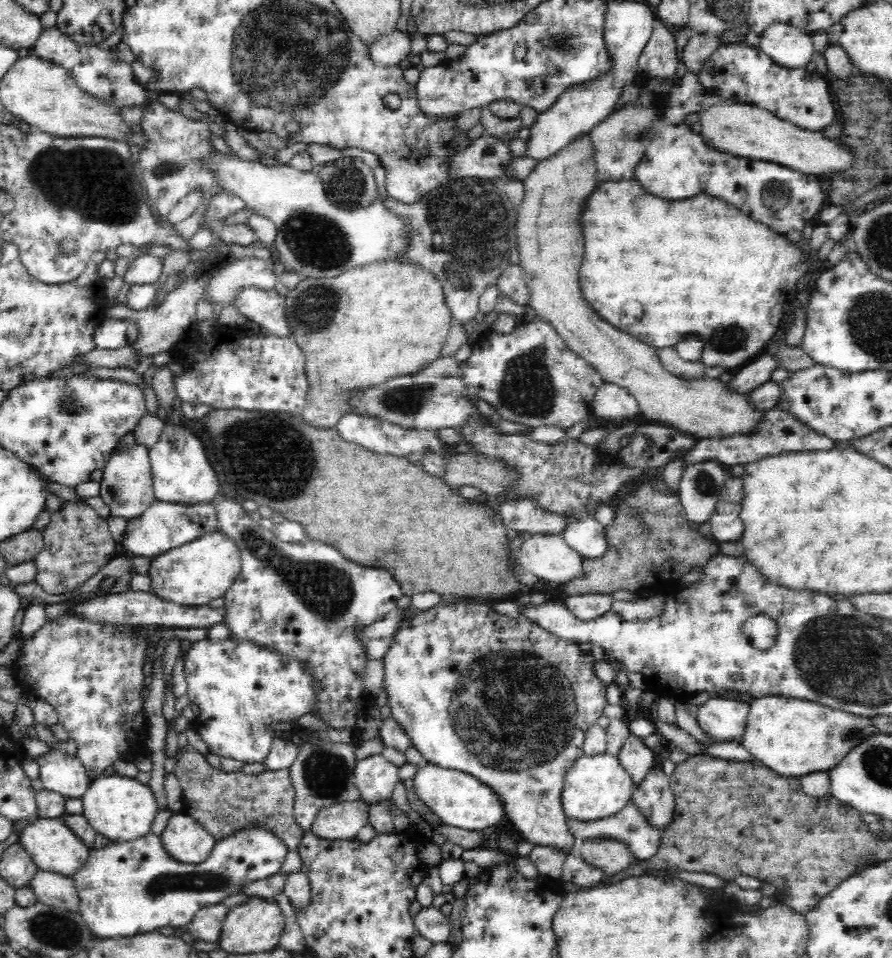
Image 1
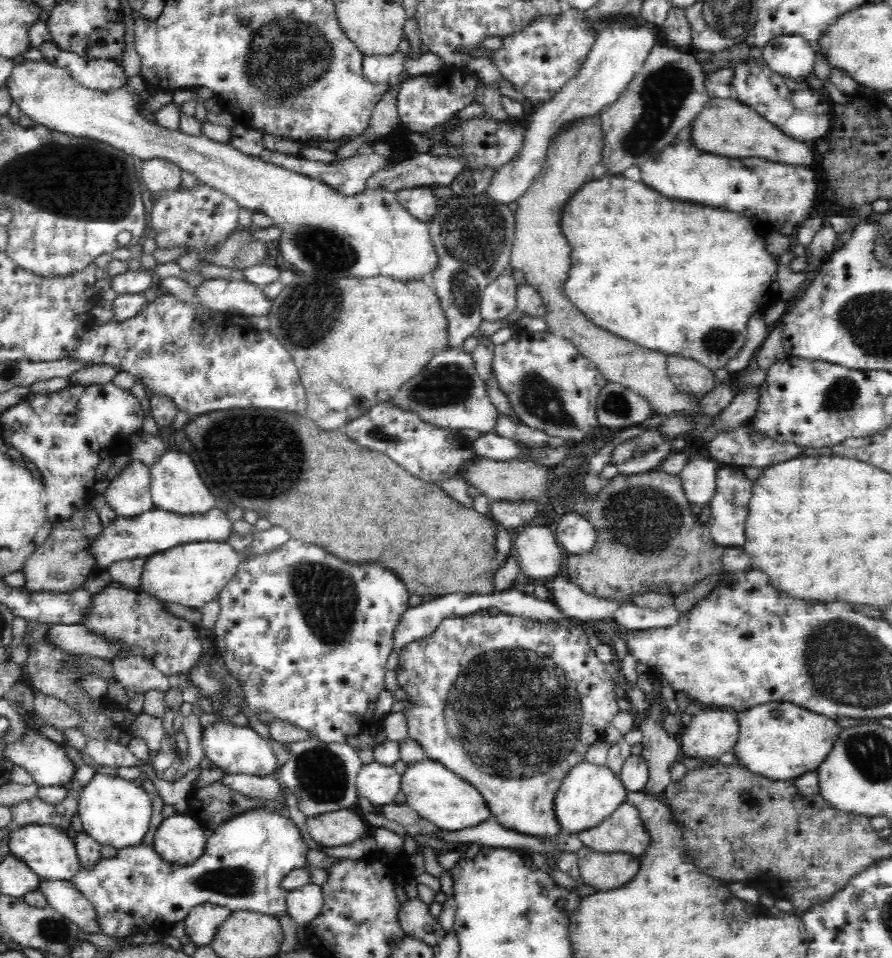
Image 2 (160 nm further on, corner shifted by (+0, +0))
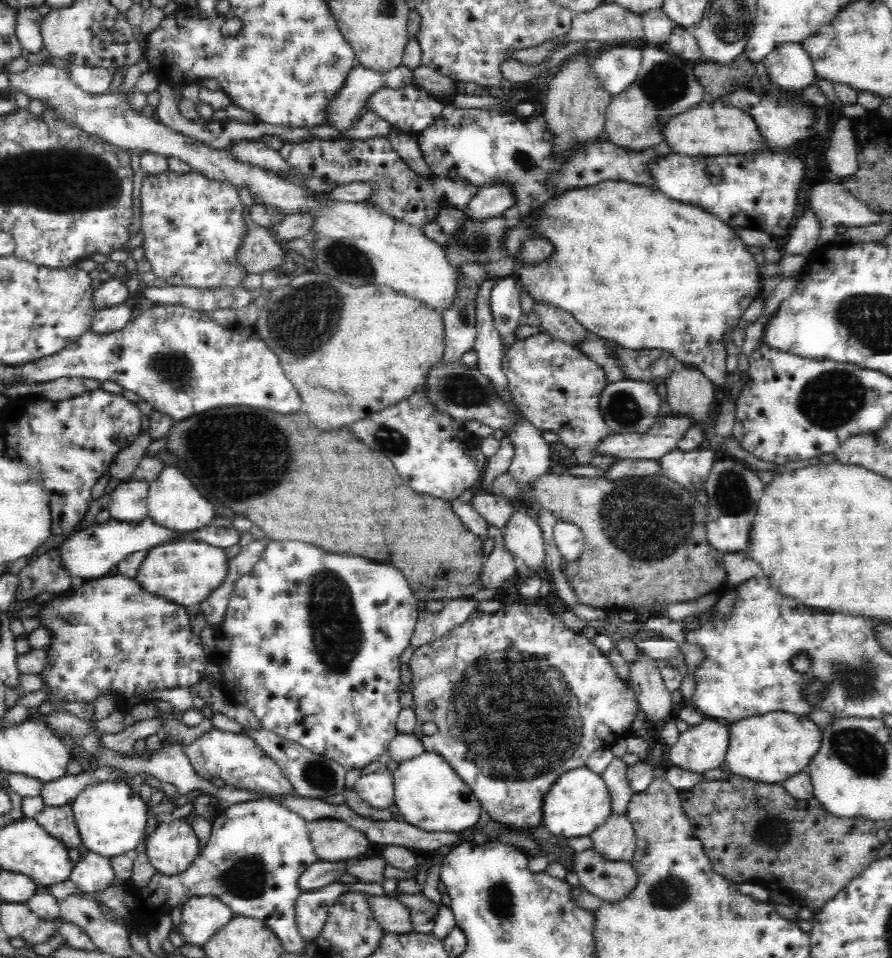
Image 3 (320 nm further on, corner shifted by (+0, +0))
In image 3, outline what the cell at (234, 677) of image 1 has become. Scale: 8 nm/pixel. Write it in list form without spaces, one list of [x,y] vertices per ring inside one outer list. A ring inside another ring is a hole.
[[[212,729],[201,734],[192,744],[184,746],[184,752],[192,769],[200,778],[211,781],[220,778],[224,784],[248,793],[260,793],[268,796],[292,796],[300,797],[294,790],[292,783],[286,778],[277,766],[264,752],[260,746],[248,735],[220,732]]]

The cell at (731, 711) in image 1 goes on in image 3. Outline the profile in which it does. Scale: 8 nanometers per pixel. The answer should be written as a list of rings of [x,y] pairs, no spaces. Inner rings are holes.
[[[712,720],[683,732],[667,753],[667,767],[676,767],[696,774],[714,770],[725,762],[728,728]]]

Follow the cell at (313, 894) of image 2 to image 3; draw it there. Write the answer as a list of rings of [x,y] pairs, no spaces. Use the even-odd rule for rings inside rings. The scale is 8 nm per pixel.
[[[342,882],[332,883],[315,891],[304,891],[296,900],[295,915],[299,933],[306,942],[314,941],[321,933],[328,909],[341,894],[348,894],[351,886]]]

